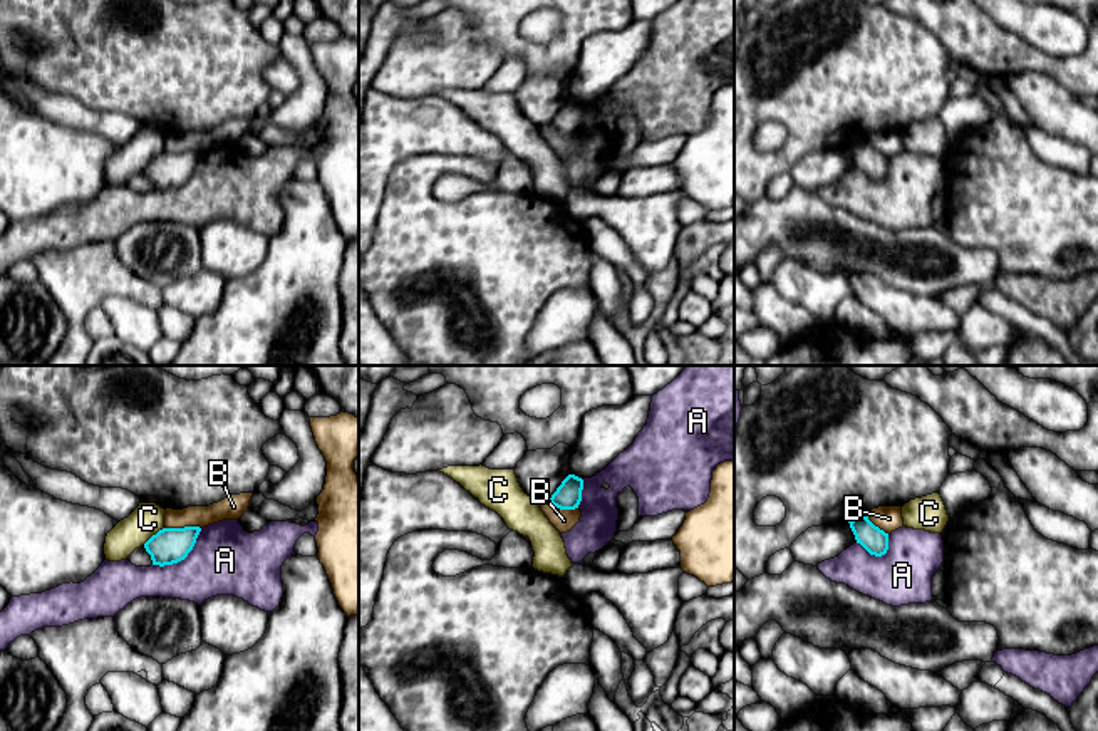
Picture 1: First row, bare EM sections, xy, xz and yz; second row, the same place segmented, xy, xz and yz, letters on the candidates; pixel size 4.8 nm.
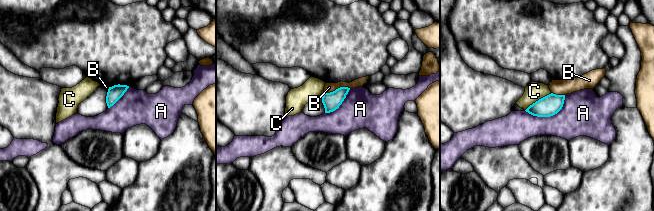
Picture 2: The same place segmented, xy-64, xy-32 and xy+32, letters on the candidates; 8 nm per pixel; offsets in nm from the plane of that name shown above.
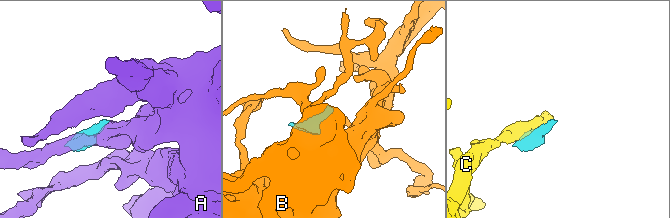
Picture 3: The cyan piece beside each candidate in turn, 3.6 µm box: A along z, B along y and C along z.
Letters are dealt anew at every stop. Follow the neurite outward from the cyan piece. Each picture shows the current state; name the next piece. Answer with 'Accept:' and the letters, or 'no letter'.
Accept: no letter

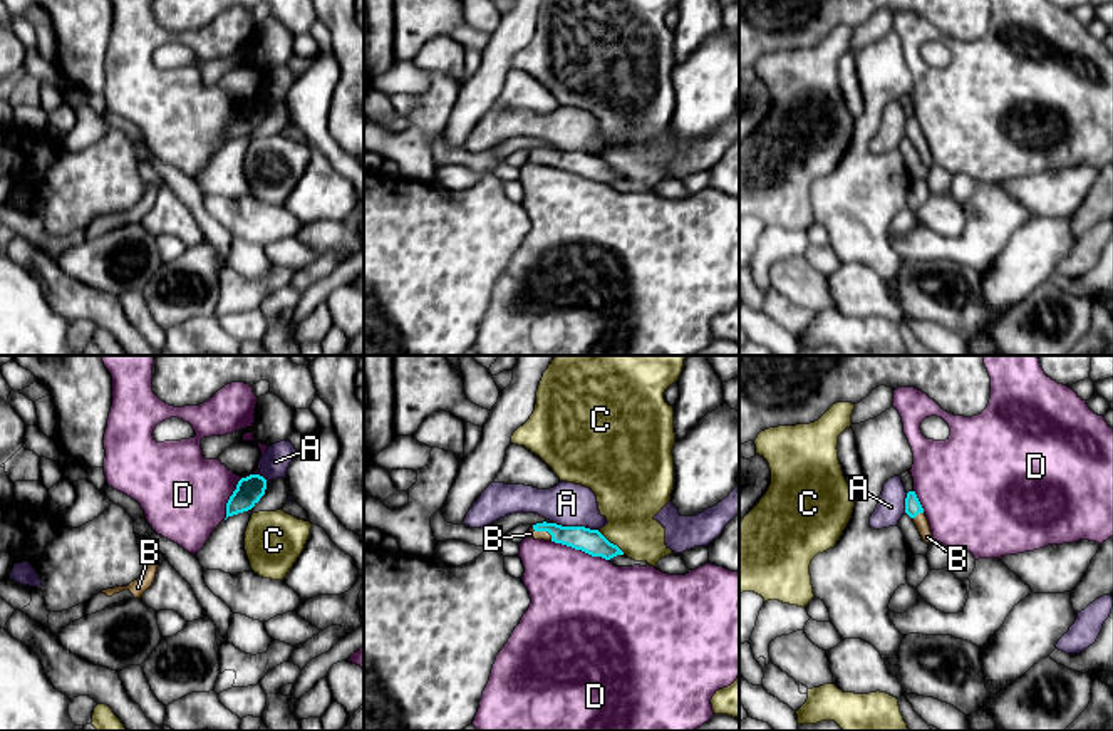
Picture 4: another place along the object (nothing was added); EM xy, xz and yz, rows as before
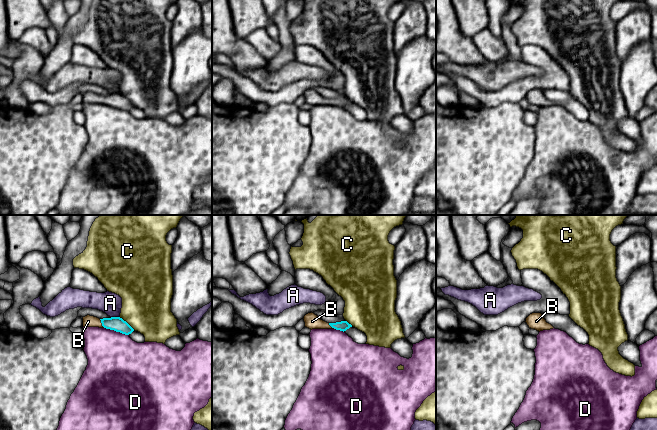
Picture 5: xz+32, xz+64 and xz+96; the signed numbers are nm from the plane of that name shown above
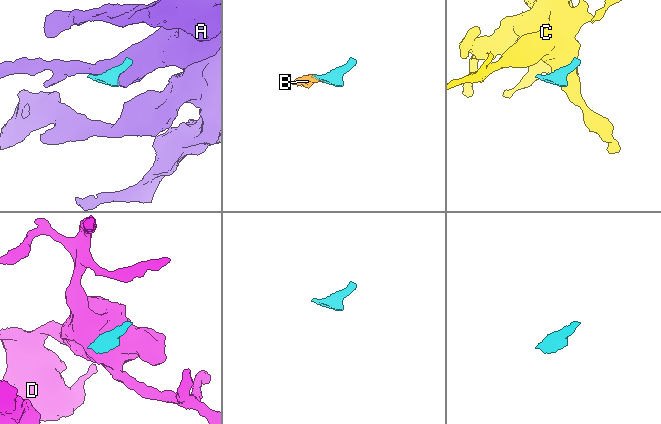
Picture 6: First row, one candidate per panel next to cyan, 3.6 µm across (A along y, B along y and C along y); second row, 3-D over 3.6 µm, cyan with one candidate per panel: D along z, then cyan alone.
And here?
Accept: B

